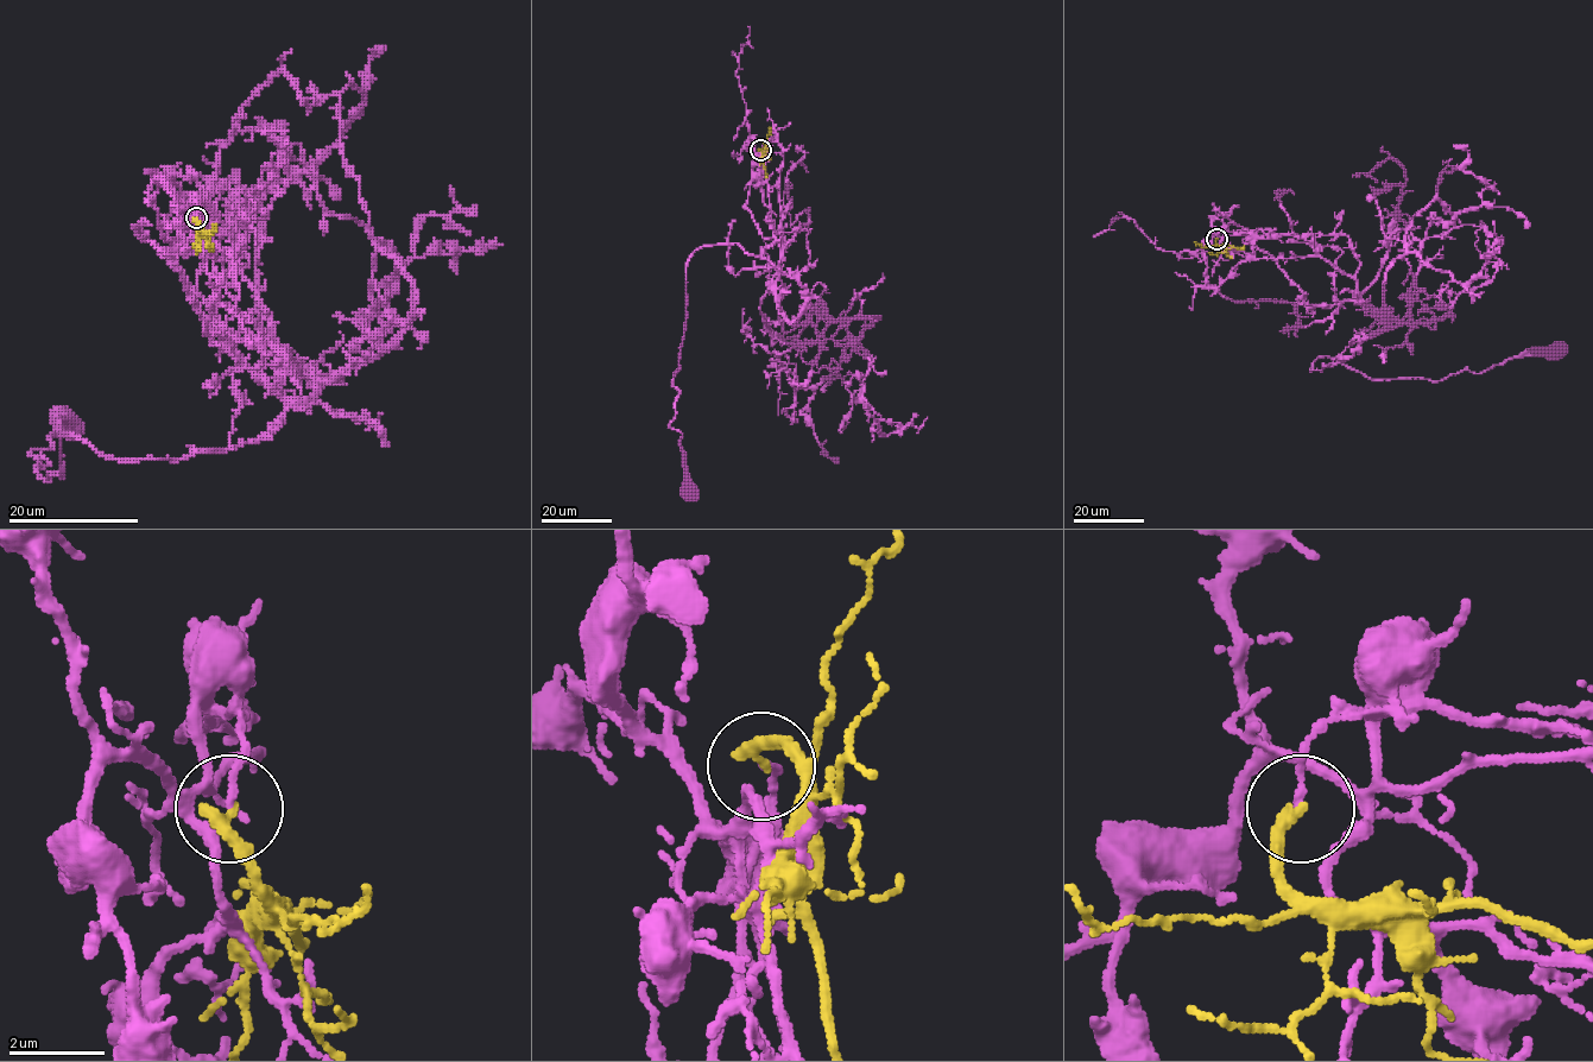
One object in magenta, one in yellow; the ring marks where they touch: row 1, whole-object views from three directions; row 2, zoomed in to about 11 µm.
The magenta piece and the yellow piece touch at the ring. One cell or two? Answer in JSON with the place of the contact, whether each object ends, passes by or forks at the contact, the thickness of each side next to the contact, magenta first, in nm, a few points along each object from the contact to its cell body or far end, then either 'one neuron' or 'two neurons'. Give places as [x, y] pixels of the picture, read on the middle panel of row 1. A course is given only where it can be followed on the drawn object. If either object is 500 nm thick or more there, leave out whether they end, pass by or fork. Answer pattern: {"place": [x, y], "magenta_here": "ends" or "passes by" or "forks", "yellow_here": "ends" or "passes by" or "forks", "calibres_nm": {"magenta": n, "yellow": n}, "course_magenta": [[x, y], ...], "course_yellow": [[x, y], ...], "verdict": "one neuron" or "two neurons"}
{"place": [760, 150], "magenta_here": "ends", "yellow_here": "ends", "calibres_nm": {"magenta": 140, "yellow": 280}, "course_magenta": [[759, 150], [776, 305], [811, 297], [737, 244], [689, 260], [690, 490]], "course_yellow": [[759, 150], [763, 151], [766, 177]], "verdict": "two neurons"}

